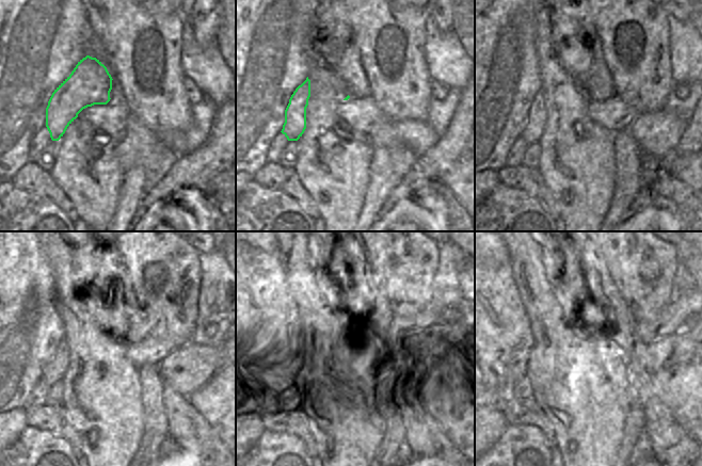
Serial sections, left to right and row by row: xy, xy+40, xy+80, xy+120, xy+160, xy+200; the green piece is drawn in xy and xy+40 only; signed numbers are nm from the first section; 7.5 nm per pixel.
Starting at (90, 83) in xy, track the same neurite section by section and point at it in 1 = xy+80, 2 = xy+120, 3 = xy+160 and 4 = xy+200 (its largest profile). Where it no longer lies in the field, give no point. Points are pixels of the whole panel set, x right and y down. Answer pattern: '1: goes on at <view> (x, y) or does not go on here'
1: goes on at xy+80 (537, 115)
2: goes on at xy+120 (54, 369)
3: goes on at xy+160 (286, 370)
4: goes on at xy+200 (517, 365)

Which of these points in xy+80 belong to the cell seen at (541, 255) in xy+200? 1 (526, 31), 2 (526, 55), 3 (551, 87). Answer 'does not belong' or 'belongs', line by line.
1: does not belong
2: does not belong
3: belongs

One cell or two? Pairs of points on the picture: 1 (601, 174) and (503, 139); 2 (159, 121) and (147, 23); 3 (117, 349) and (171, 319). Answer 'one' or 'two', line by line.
1: two
2: one
3: two

